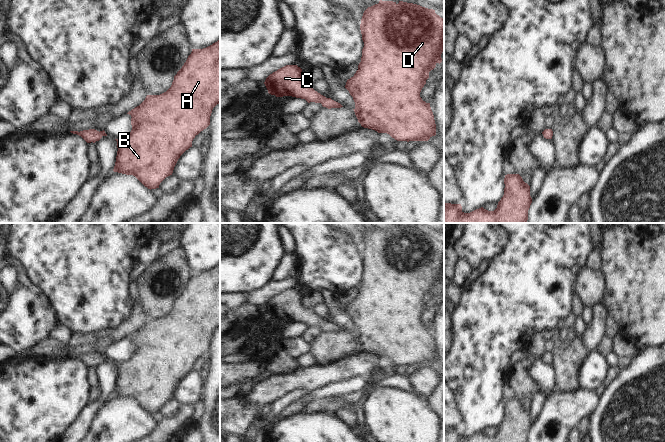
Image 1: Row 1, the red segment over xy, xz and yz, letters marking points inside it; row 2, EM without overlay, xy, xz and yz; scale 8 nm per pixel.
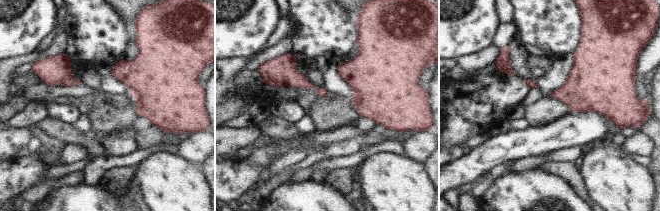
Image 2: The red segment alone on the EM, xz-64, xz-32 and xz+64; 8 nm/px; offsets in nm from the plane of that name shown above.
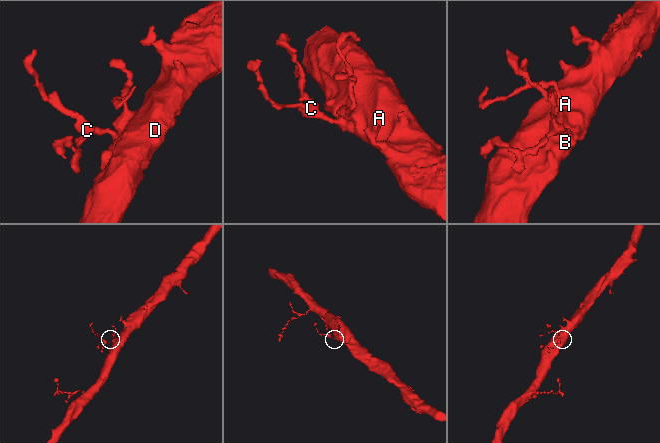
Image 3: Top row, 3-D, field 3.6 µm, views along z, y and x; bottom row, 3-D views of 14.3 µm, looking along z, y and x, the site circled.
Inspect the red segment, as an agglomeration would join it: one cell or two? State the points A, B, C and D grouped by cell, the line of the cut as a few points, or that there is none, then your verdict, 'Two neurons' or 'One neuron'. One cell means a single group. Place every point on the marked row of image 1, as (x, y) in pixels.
Groups: A B C D. No split. One neuron.

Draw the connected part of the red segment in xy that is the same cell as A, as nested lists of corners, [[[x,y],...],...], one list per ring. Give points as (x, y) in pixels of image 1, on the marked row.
[[[220,39],[212,45],[203,49],[192,49],[182,68],[174,76],[171,87],[160,95],[147,95],[145,100],[137,107],[129,111],[131,118],[132,130],[127,137],[115,139],[117,141],[117,156],[113,171],[135,176],[148,189],[159,188],[160,183],[168,176],[172,175],[174,167],[180,156],[192,147],[192,141],[196,135],[206,129],[210,125],[210,116],[213,108],[220,103]]]

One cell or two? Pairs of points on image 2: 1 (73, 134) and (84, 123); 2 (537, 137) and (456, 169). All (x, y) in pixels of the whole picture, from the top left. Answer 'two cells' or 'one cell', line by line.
1: two cells
2: one cell

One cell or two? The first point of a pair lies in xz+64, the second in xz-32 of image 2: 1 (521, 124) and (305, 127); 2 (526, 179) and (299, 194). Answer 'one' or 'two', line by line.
1: one
2: one

